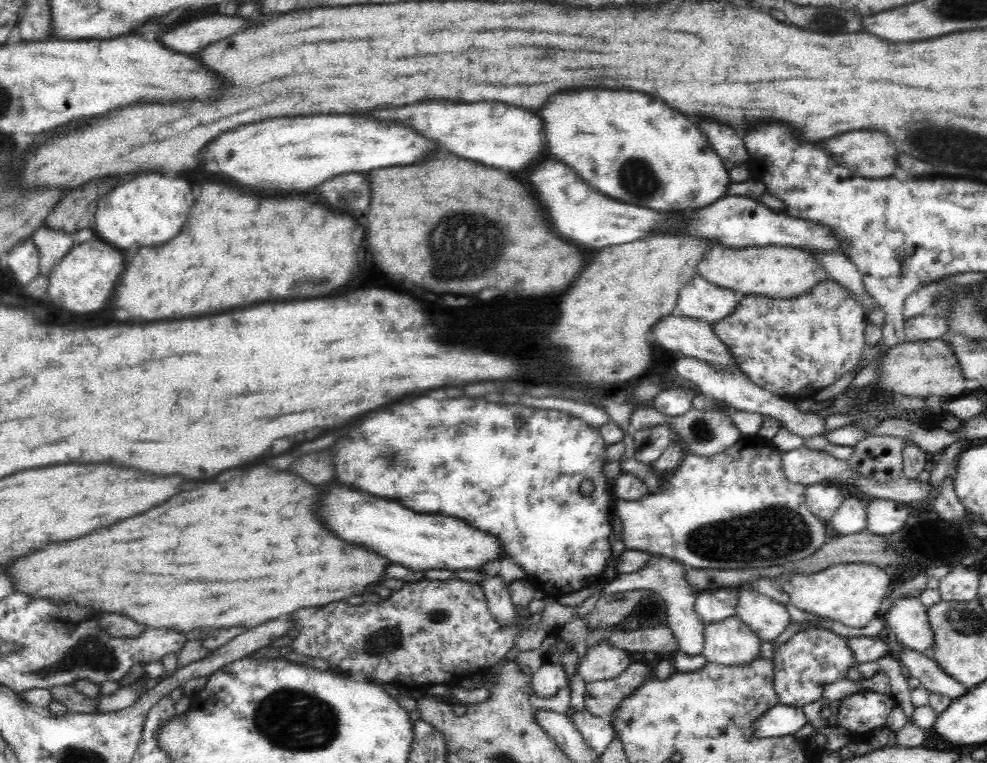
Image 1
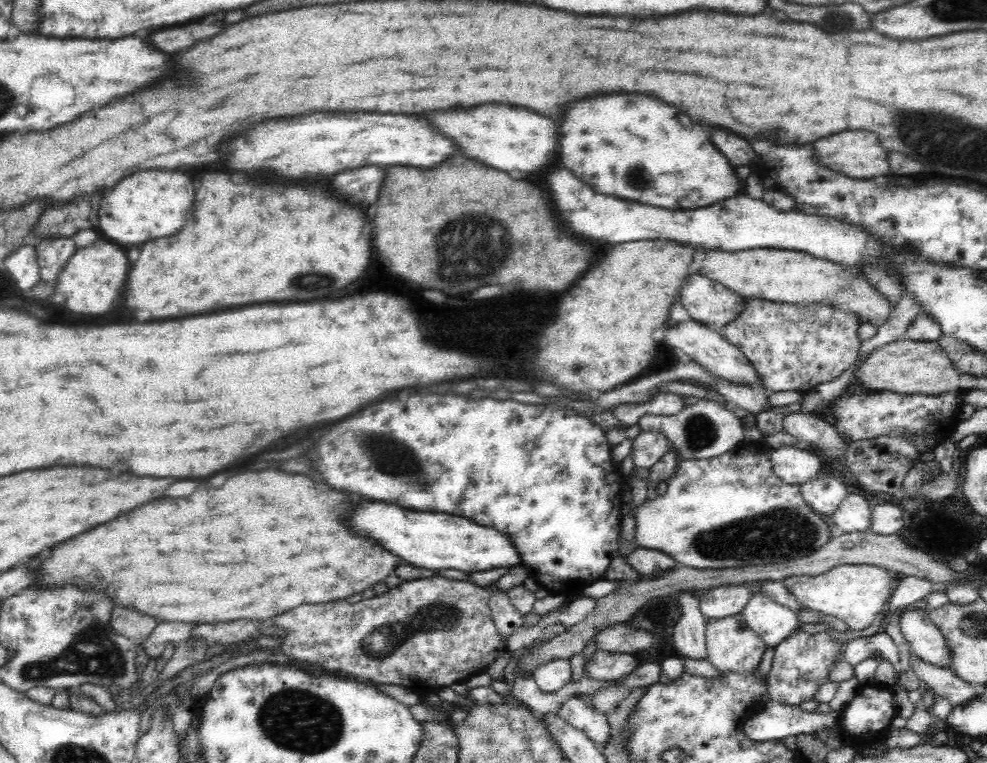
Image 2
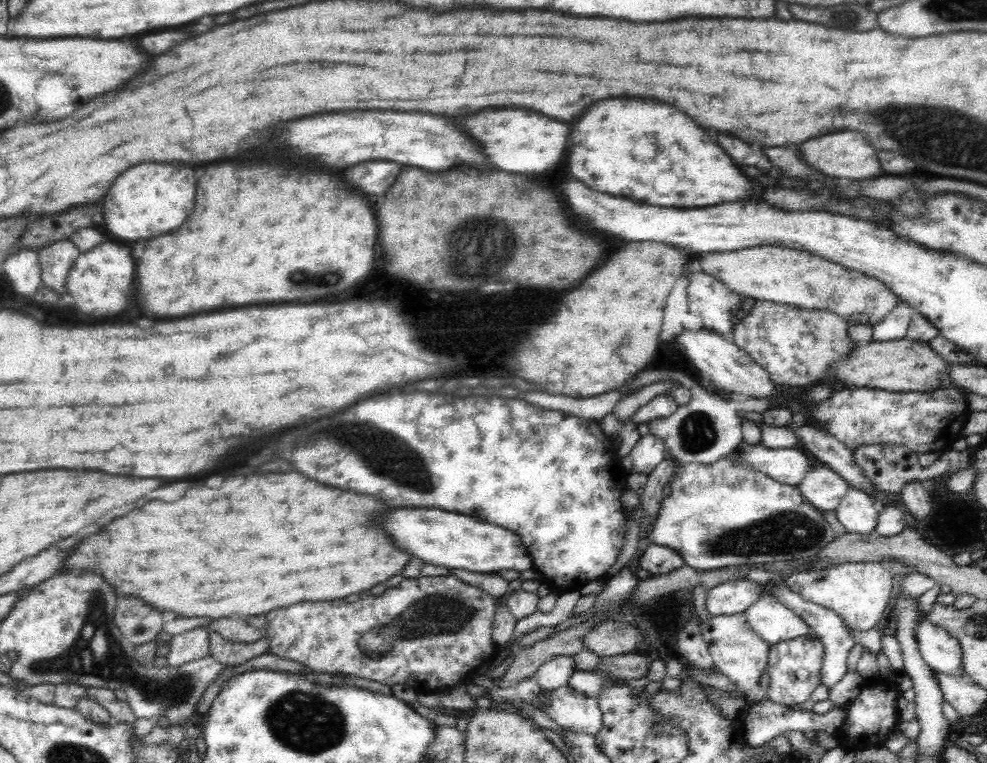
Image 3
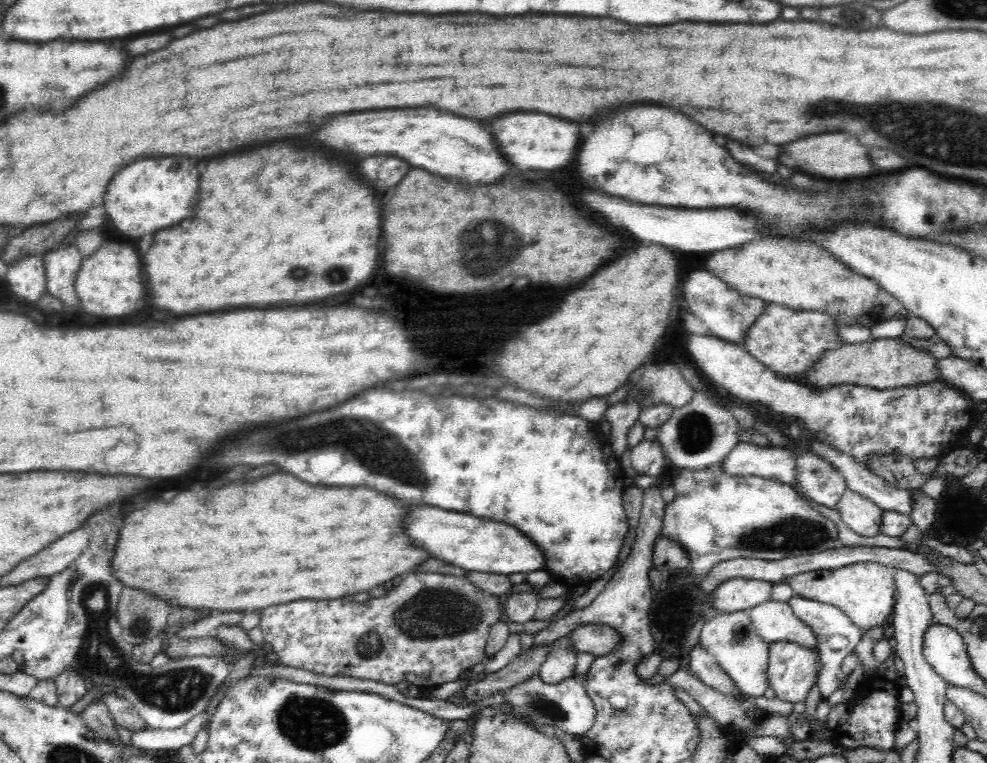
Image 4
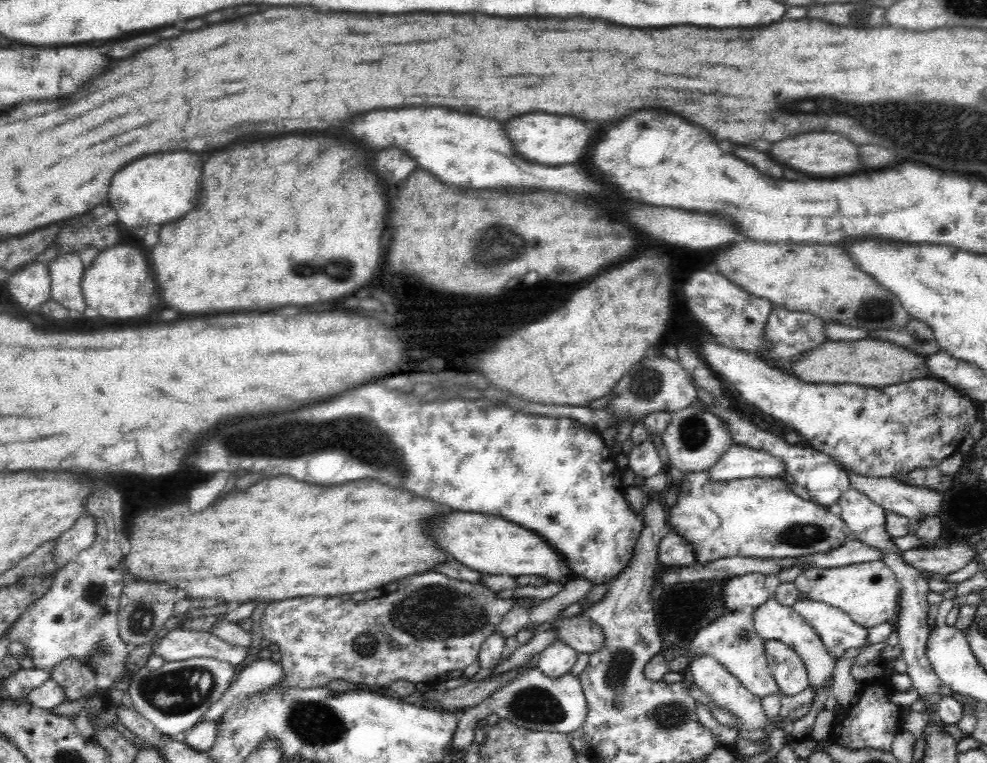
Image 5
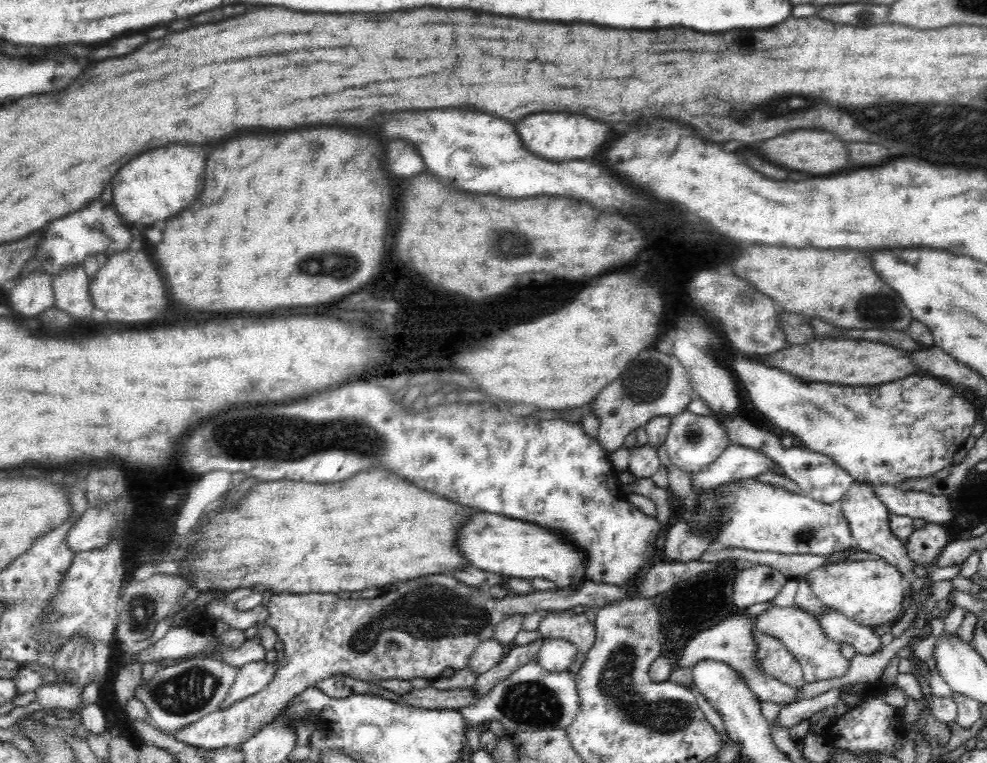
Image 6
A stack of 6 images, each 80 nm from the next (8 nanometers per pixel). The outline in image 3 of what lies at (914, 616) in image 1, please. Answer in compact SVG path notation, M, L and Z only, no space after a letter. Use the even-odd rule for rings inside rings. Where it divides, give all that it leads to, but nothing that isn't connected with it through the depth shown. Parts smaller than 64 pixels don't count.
M922 616L914 628L915 643L922 660L935 672L964 677L962 655L957 641L942 627Z

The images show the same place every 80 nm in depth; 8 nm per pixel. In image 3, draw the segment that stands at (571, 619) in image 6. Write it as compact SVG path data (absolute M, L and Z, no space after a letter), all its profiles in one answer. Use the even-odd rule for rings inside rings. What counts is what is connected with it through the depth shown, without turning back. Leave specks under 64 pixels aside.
M624 620L602 621L596 625L583 642L583 646L599 657L632 653L643 640L641 631Z

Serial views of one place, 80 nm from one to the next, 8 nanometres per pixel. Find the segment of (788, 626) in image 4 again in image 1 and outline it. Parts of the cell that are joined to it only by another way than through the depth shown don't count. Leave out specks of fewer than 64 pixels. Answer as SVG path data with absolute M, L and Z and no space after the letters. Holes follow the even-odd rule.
M747 586L738 587L736 593L738 593L738 602L734 606L734 615L748 625L760 641L772 642L791 623L790 615L782 603Z

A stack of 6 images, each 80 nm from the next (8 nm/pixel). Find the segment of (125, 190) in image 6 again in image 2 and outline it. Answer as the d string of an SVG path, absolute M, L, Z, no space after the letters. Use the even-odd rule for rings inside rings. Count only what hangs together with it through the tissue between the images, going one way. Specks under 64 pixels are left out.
M148 170L132 174L120 180L110 192L104 190L100 200L97 220L97 232L104 240L112 240L122 246L138 247L156 238L174 236L182 230L186 218L192 214L194 204L194 188L186 174L182 172L164 172L164 170Z

